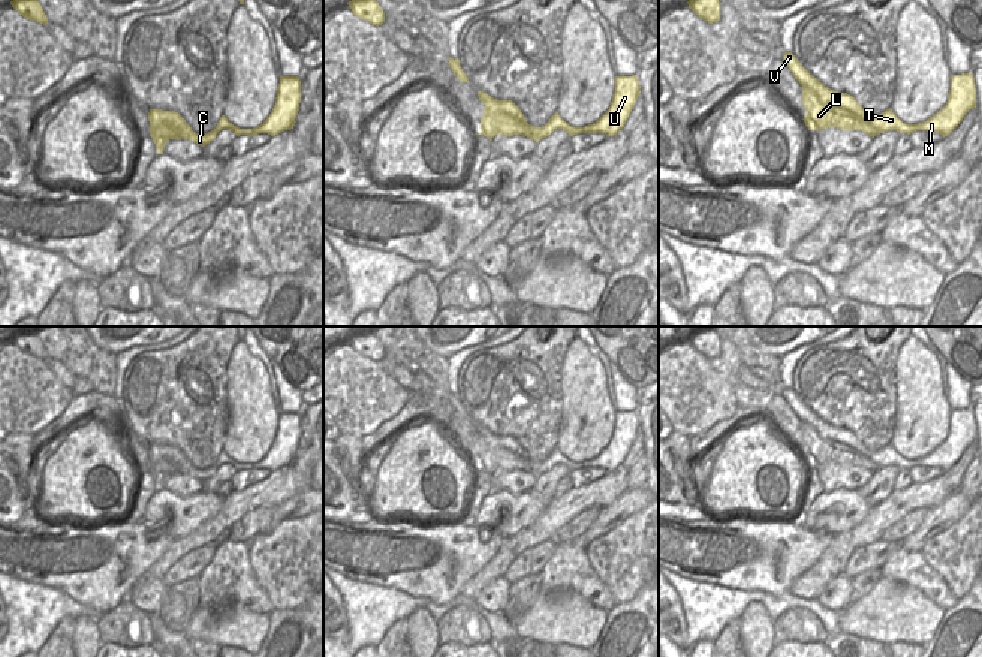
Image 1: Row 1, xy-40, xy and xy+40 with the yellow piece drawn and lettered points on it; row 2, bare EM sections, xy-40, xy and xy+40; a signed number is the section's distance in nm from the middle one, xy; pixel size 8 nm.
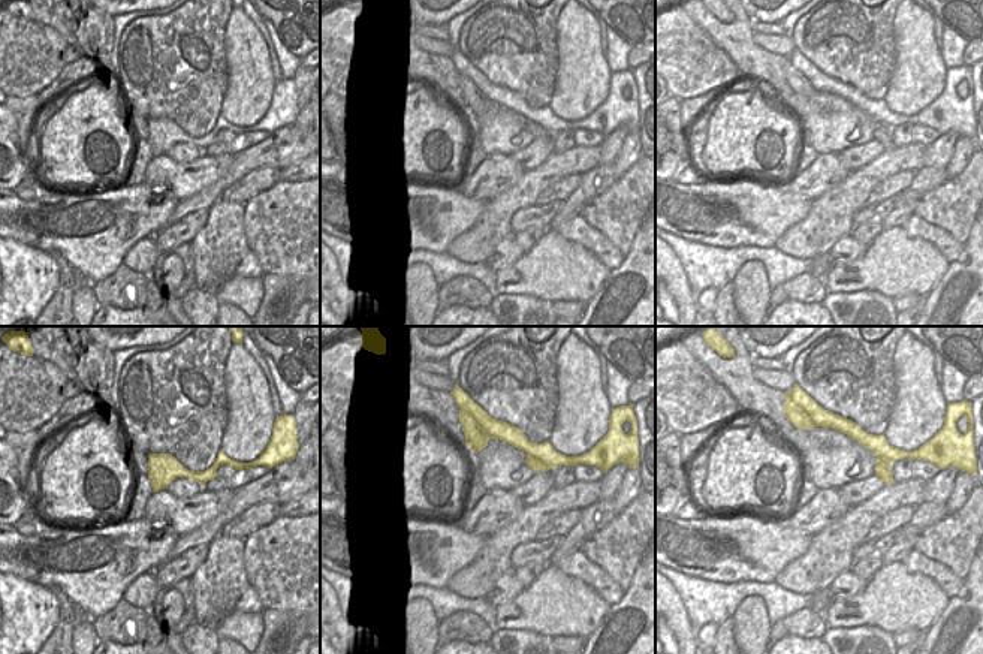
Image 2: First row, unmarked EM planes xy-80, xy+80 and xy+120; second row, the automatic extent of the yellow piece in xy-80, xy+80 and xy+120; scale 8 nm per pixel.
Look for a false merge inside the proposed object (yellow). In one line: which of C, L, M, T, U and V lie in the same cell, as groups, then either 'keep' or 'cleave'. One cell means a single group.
C L M T U / V; cleave

